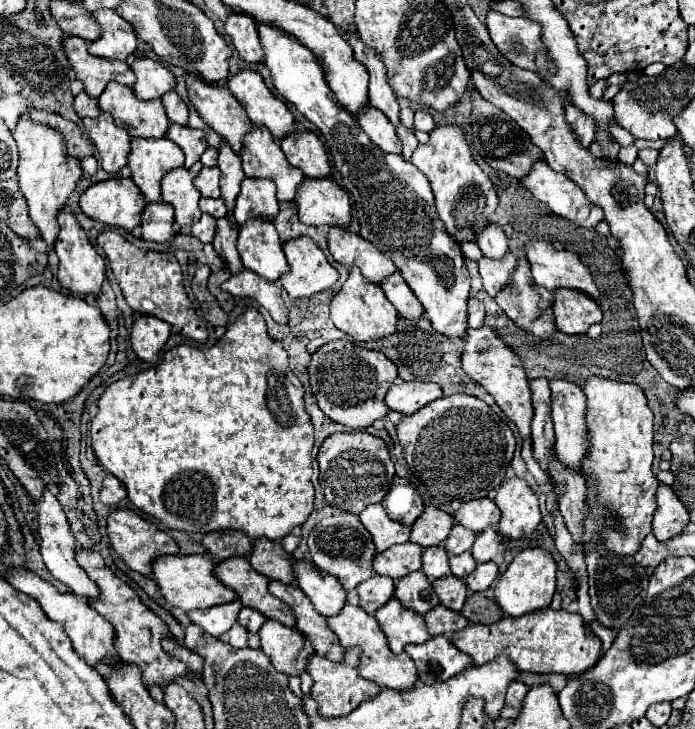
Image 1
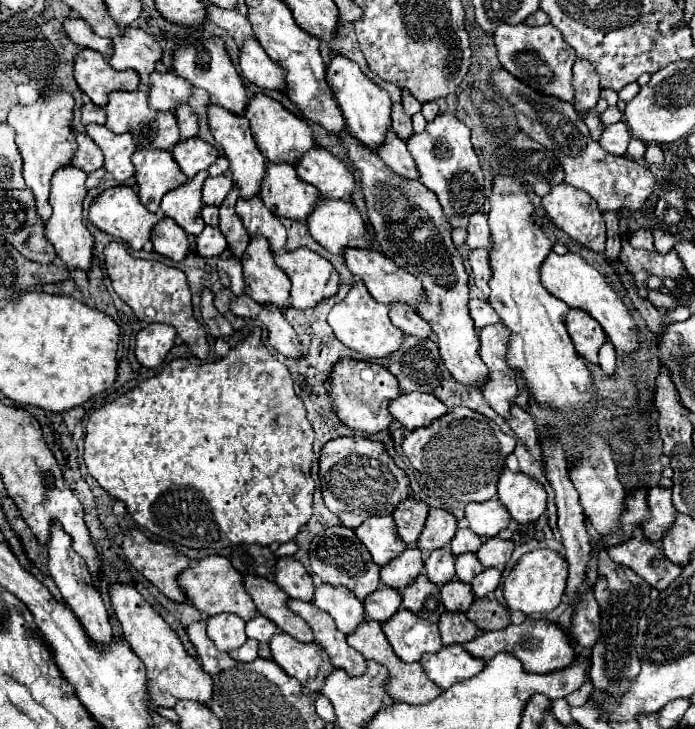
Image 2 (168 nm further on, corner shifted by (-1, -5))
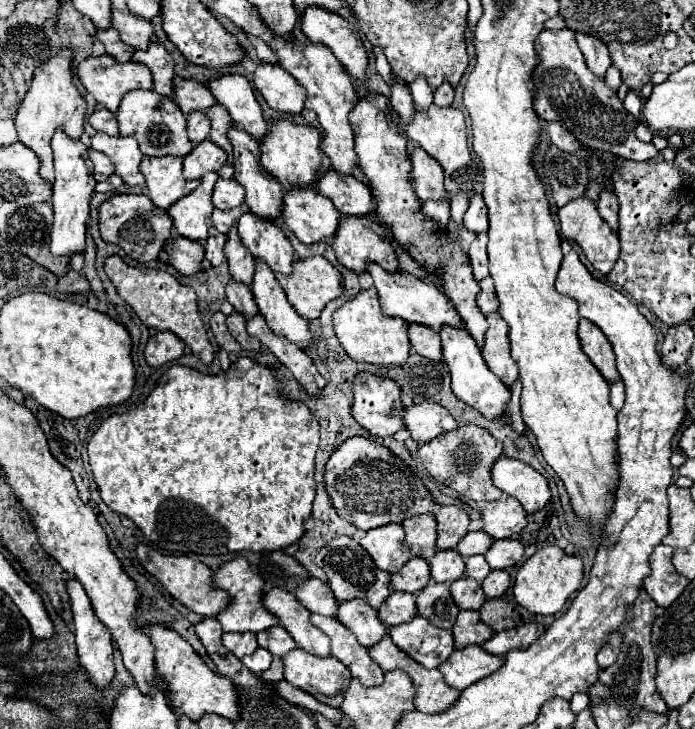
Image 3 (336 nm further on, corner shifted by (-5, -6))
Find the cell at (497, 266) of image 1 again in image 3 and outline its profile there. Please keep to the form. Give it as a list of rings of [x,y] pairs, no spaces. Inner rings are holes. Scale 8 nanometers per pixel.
[[[482,232],[476,236],[476,240],[470,244],[470,262],[474,268],[474,278],[480,282],[482,278],[488,276],[488,254],[486,254],[486,244],[488,244],[488,234]]]

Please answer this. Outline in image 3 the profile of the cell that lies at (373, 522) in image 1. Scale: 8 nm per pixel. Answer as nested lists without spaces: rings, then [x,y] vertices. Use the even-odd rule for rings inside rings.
[[[386,524],[374,530],[368,530],[360,540],[360,546],[372,556],[380,570],[396,574],[402,564],[412,558],[404,546],[404,530],[400,524]]]

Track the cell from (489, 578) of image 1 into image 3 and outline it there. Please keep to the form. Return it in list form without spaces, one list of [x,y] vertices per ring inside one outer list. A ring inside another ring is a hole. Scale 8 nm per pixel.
[[[492,570],[490,576],[482,582],[482,590],[486,598],[502,596],[510,586],[510,574],[506,570]]]

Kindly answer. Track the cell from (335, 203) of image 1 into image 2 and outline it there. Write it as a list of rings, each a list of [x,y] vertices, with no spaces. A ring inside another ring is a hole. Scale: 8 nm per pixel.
[[[320,197],[312,215],[306,219],[312,237],[330,253],[342,253],[344,247],[366,249],[366,225],[350,201]]]

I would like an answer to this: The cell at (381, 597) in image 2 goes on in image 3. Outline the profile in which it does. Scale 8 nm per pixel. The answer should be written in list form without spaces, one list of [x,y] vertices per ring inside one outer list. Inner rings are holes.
[[[392,592],[388,600],[380,606],[380,620],[386,626],[398,626],[408,620],[412,620],[416,612],[416,596],[414,594],[404,594],[404,592]]]

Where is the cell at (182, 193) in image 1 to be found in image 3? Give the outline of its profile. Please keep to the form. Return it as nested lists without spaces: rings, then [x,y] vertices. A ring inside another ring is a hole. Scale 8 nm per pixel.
[[[208,172],[192,194],[180,198],[176,204],[172,204],[172,208],[168,208],[168,214],[172,216],[174,228],[180,236],[196,242],[206,240],[208,228],[210,228],[210,216],[214,212],[212,188],[216,180],[218,180],[218,174]]]

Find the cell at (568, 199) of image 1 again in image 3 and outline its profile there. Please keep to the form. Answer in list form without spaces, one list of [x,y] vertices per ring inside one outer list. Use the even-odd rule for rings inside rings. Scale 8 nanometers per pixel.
[[[586,196],[576,198],[576,200],[568,202],[566,206],[562,206],[562,208],[558,210],[558,218],[560,218],[560,228],[562,228],[564,238],[570,240],[570,242],[576,242],[576,244],[584,250],[588,262],[590,262],[600,274],[606,276],[606,274],[614,268],[614,264],[616,264],[616,260],[618,260],[620,246],[618,246],[618,234],[600,218],[600,214],[598,214],[598,210],[596,210],[596,204],[594,204],[592,200],[588,200]]]

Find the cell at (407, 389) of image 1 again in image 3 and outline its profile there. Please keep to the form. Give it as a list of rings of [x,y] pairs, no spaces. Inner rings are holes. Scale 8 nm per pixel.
[[[436,402],[412,404],[404,410],[404,424],[418,444],[426,444],[436,436],[454,430],[458,424],[452,414]]]

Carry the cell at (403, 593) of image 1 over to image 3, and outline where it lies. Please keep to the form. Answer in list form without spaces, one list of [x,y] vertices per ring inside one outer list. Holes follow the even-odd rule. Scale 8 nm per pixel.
[[[430,582],[422,592],[416,594],[418,614],[430,620],[438,628],[452,628],[460,608],[454,604],[446,584]]]

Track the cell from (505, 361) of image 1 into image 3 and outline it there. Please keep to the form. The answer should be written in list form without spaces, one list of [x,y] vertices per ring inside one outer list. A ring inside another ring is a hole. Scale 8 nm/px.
[[[492,312],[486,316],[488,318],[488,332],[486,332],[486,344],[482,350],[482,356],[488,364],[488,368],[502,378],[504,384],[512,384],[518,378],[516,372],[516,362],[510,356],[510,344],[508,344],[508,326],[500,318],[498,312]]]

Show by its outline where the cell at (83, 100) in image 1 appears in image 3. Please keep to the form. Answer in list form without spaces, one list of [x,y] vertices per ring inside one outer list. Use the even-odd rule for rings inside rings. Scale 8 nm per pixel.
[[[98,108],[90,118],[88,118],[88,122],[90,122],[90,126],[96,130],[96,132],[104,132],[104,134],[108,134],[108,136],[118,136],[120,132],[118,132],[118,120],[116,120],[116,116],[110,112],[110,110],[106,110],[106,108]]]

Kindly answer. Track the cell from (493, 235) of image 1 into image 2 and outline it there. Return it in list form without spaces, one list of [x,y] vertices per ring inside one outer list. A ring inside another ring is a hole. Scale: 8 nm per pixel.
[[[476,213],[470,217],[470,225],[468,225],[468,241],[466,245],[470,249],[492,249],[492,235],[490,235],[490,227],[488,227],[488,217],[484,213]]]

